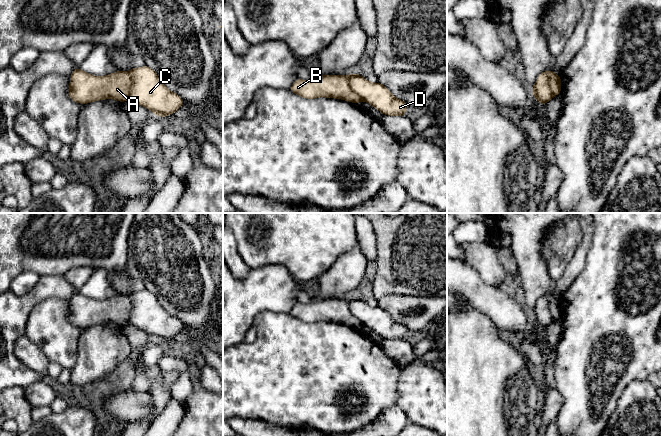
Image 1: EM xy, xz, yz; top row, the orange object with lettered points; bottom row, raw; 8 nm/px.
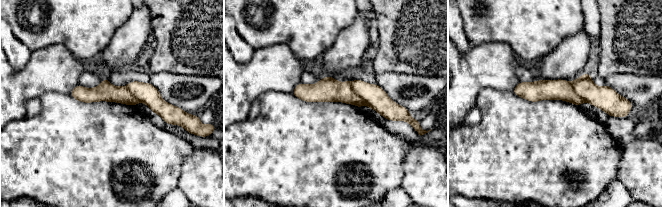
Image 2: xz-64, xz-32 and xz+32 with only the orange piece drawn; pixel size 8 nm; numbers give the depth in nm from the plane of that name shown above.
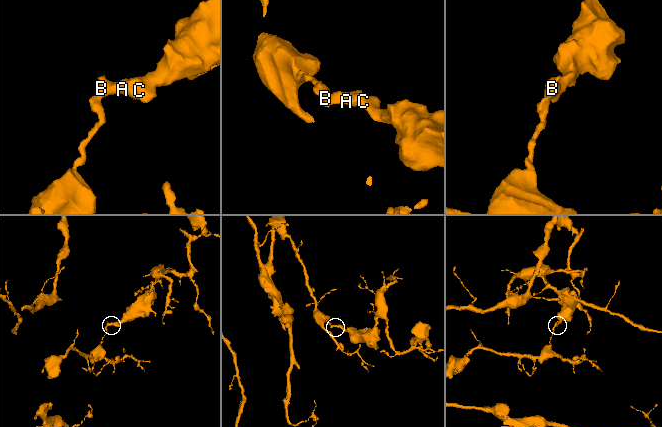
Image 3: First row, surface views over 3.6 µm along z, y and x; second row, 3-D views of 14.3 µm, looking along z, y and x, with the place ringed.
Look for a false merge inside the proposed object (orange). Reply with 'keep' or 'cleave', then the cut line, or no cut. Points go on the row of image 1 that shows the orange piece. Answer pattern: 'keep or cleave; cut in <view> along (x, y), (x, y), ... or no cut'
cleave; cut in xy along (130, 71), (130, 91), (127, 98)

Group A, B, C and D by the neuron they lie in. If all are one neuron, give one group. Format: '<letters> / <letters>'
A B / C D

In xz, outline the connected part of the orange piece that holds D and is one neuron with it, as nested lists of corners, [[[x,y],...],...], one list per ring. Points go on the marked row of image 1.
[[[349,74],[349,85],[362,101],[370,104],[383,115],[406,116],[407,104],[397,99],[383,84],[372,83],[361,75]]]

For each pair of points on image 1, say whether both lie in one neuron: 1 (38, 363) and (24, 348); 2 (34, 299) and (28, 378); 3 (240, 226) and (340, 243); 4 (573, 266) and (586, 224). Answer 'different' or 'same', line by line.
1: same
2: same
3: same
4: same

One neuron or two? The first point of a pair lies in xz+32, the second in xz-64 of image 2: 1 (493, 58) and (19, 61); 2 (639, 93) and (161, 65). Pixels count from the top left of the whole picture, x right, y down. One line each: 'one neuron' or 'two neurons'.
1: two neurons
2: two neurons

